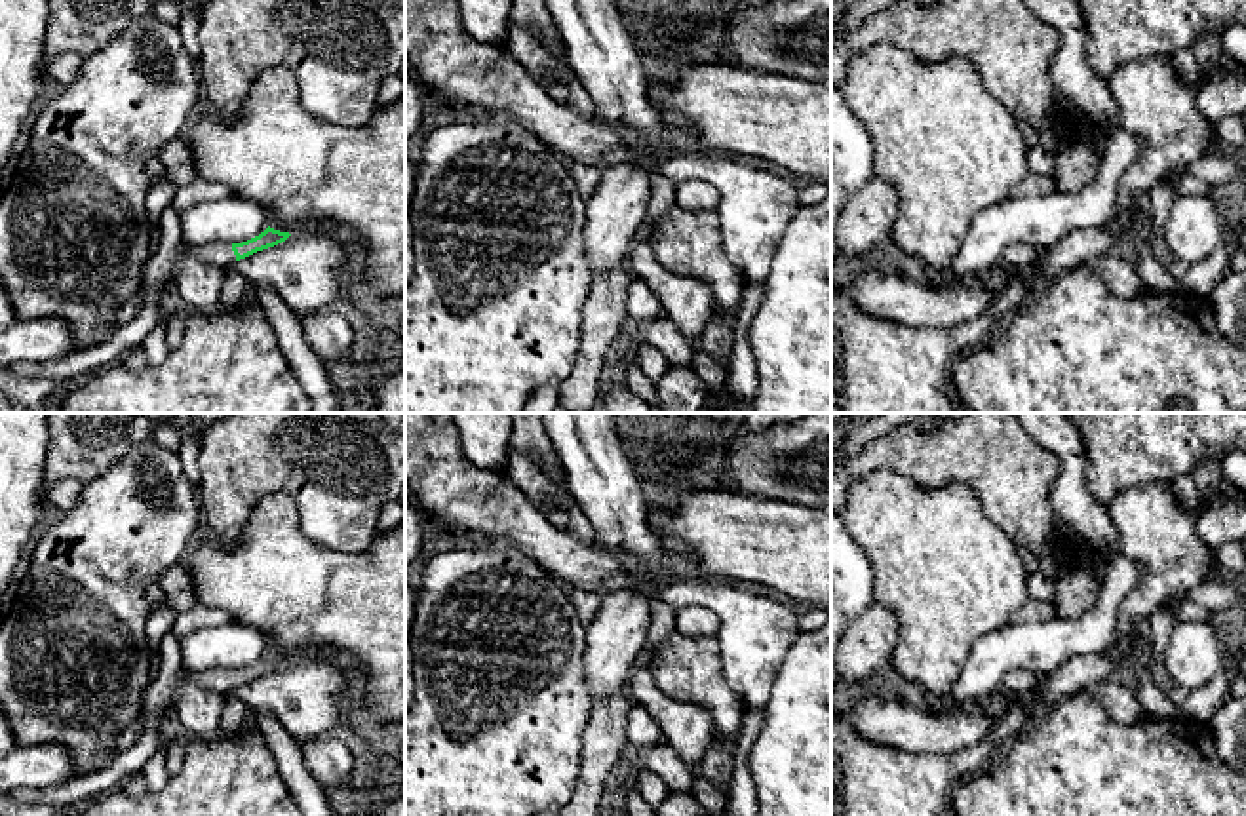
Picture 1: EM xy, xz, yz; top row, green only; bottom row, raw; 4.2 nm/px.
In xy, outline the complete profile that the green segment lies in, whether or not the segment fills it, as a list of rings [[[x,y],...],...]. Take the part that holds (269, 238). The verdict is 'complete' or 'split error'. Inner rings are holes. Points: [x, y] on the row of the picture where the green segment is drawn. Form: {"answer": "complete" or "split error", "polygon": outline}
{"answer": "split error", "polygon": [[[266,228],[259,236],[242,243],[209,243],[204,247],[192,247],[192,251],[205,262],[213,262],[223,270],[228,270],[236,261],[245,259],[257,251],[274,247],[285,242],[291,234]]]}

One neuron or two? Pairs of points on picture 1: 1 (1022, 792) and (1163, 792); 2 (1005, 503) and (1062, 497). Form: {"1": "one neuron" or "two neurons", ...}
{"1": "one neuron", "2": "two neurons"}

